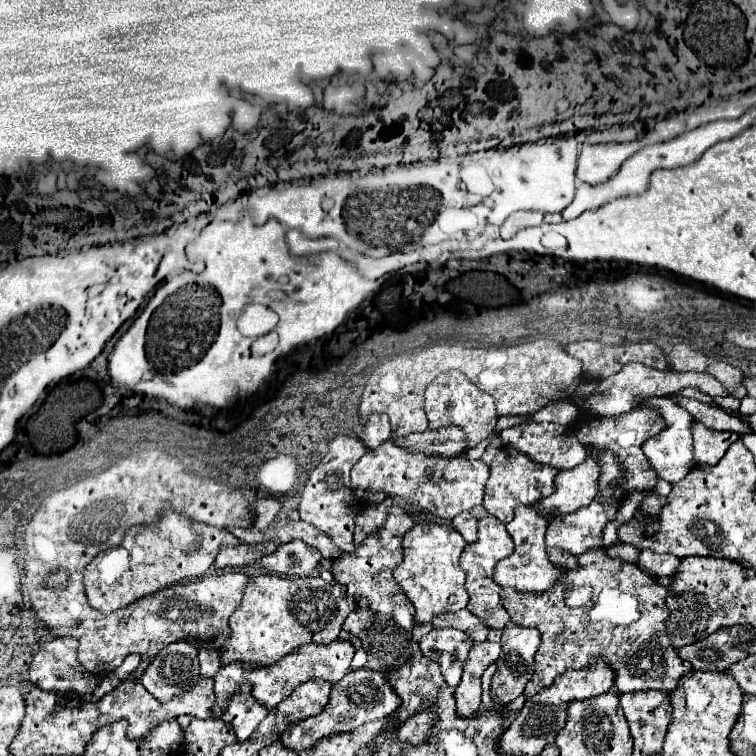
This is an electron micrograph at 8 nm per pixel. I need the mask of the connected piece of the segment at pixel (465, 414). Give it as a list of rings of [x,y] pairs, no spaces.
[[[451,370],[439,374],[425,392],[425,412],[429,418],[429,428],[439,430],[445,426],[459,426],[467,436],[467,446],[475,448],[479,442],[483,442],[497,424],[497,410],[495,400],[487,396],[487,392],[479,390],[463,372]]]

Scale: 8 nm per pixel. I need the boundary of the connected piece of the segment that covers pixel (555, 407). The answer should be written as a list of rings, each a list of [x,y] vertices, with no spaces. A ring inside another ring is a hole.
[[[554,401],[531,415],[528,421],[537,423],[552,422],[563,426],[570,426],[577,419],[578,412],[577,406],[569,401]]]

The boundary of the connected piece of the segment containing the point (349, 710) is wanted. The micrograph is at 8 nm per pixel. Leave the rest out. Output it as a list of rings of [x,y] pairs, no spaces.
[[[367,668],[351,670],[347,676],[343,676],[341,682],[337,682],[331,688],[331,702],[327,704],[327,708],[317,716],[295,722],[291,726],[293,730],[287,728],[287,732],[283,732],[281,742],[291,750],[301,752],[301,750],[311,748],[317,740],[321,740],[325,736],[339,734],[339,732],[351,732],[365,722],[389,718],[391,714],[395,714],[395,710],[399,706],[401,706],[401,700],[397,696],[397,692],[391,688],[387,678],[383,678],[379,672],[373,672],[373,670],[367,670]]]

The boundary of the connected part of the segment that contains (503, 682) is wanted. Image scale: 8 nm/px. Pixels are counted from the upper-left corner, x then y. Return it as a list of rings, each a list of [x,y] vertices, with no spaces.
[[[509,622],[503,628],[503,636],[501,636],[501,656],[497,660],[497,672],[491,678],[491,698],[497,706],[507,706],[511,700],[515,700],[517,696],[523,694],[525,684],[531,680],[533,676],[533,656],[539,648],[539,632],[535,628],[525,628],[519,626],[515,622]]]

